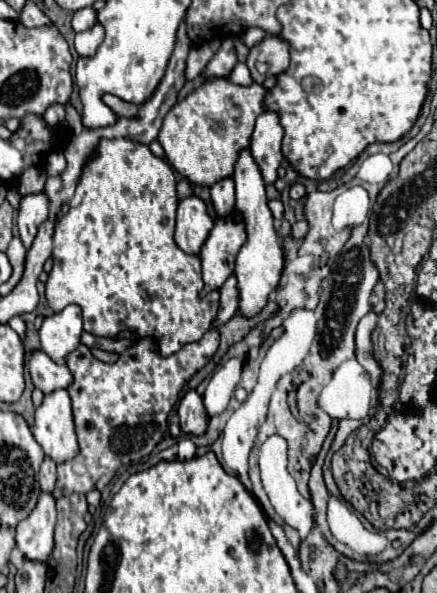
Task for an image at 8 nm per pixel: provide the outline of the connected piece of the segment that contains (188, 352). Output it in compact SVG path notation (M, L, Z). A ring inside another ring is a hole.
M208 330L198 342L182 346L178 352L174 352L174 356L158 356L158 344L154 344L154 340L138 340L130 348L126 348L114 364L100 362L92 356L88 346L80 344L66 360L70 372L74 374L74 384L70 386L68 394L72 398L80 454L64 464L58 464L54 498L70 496L72 492L86 494L90 490L104 490L118 468L130 462L138 462L142 456L150 454L166 432L166 418L178 402L184 384L214 356L214 352L218 350L218 338L218 330Z

